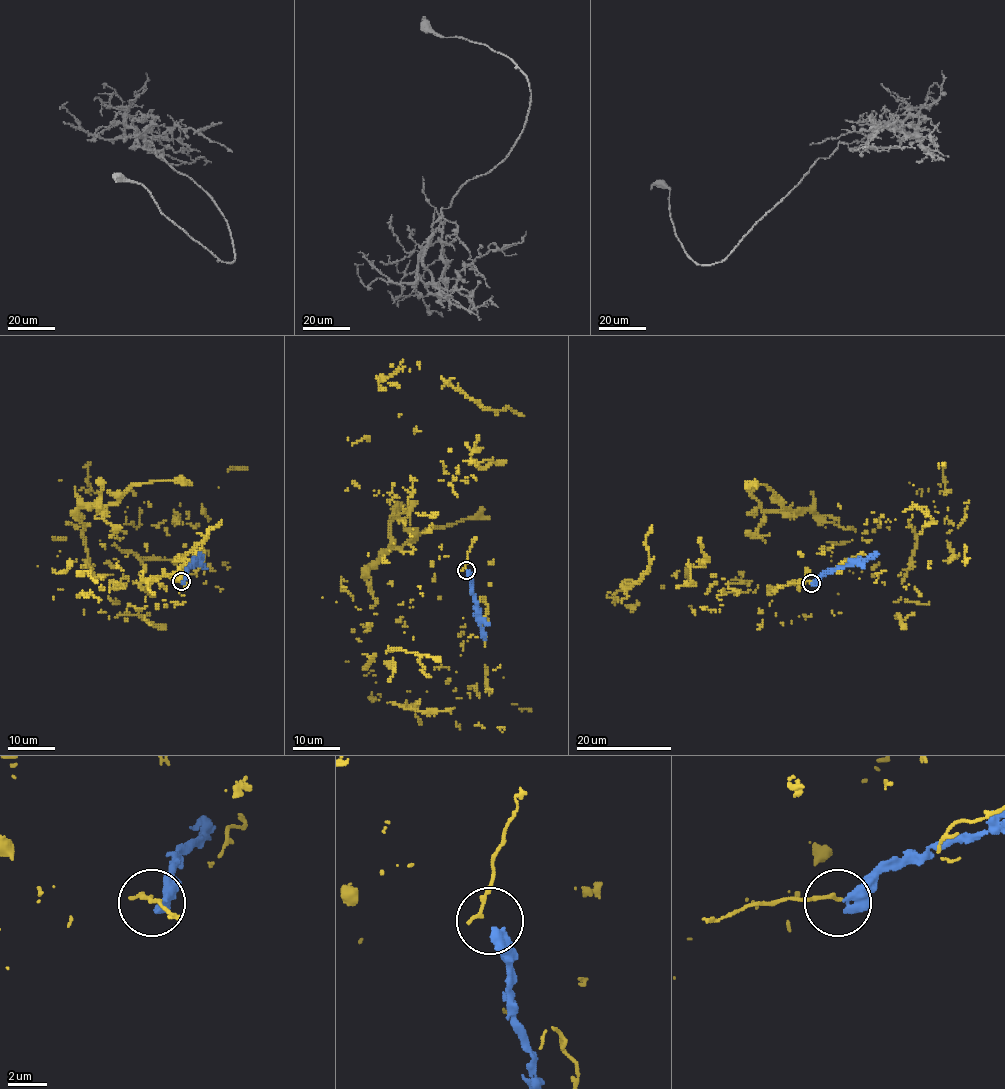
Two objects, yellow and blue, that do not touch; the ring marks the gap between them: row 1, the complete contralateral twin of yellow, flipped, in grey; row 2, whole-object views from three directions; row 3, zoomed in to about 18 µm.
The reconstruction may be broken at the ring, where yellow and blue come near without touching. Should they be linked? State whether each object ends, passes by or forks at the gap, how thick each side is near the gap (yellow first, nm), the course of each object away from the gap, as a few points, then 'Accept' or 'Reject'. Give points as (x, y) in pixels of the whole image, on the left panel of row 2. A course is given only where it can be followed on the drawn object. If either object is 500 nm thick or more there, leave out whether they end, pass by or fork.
At the ring yellow ends. At the ring blue ends. Thickness 240 nm (yellow) against 480 nm. Course of yellow: (178, 579), (82, 506), (115, 532), (112, 586), (183, 563), (182, 580), (78, 595), (100, 578). Course of blue: (181, 583), (186, 571), (203, 554). Reject

